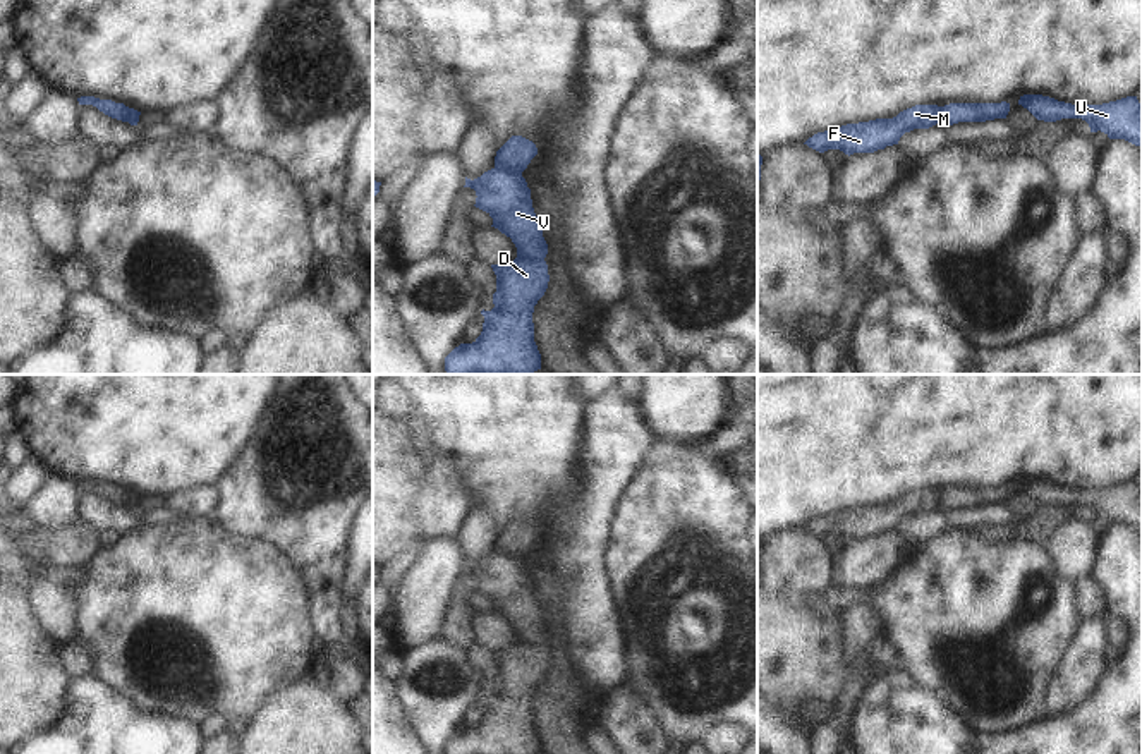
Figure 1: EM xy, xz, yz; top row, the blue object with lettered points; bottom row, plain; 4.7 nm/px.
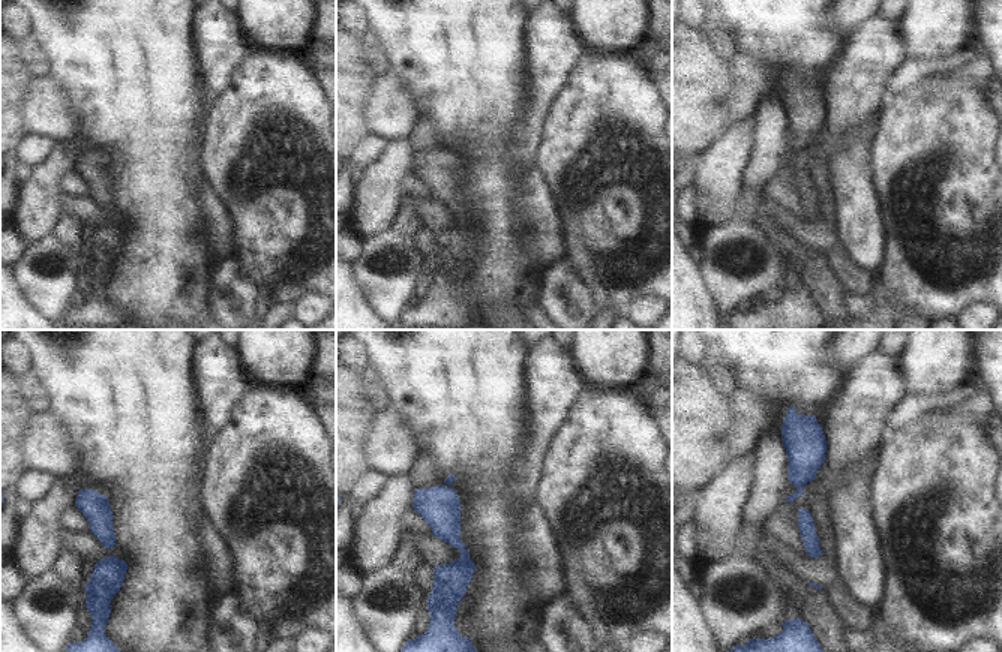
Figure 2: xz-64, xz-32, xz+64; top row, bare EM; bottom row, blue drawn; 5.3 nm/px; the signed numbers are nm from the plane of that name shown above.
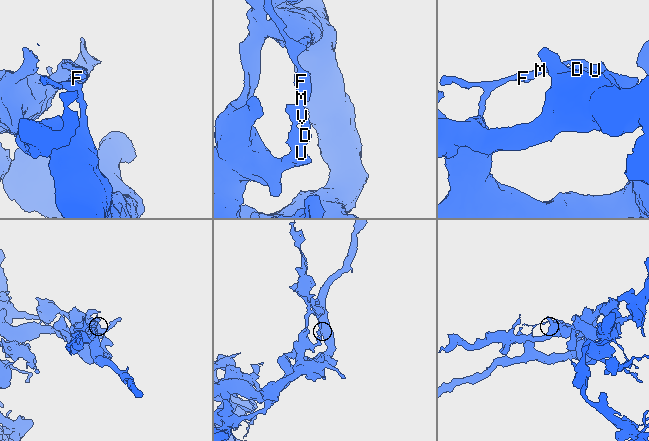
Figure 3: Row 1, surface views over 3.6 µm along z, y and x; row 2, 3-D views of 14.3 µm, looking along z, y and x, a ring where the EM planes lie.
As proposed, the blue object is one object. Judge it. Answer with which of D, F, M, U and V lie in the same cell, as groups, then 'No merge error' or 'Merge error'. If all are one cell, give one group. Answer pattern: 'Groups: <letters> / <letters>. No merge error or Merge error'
Groups: D U V / F M. Merge error

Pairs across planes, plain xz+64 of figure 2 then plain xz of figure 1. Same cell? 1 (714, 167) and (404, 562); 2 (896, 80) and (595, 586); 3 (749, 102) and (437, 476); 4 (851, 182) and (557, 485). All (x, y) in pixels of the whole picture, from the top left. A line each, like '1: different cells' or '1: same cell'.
1: different cells
2: different cells
3: same cell
4: different cells

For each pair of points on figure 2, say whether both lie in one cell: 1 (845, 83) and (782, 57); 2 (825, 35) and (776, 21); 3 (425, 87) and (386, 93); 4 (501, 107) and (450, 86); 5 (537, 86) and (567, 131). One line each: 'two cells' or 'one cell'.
1: two cells
2: one cell
3: two cells
4: one cell
5: two cells

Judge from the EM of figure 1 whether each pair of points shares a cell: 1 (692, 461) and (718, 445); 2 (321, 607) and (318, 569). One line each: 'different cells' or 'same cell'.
1: different cells
2: same cell

